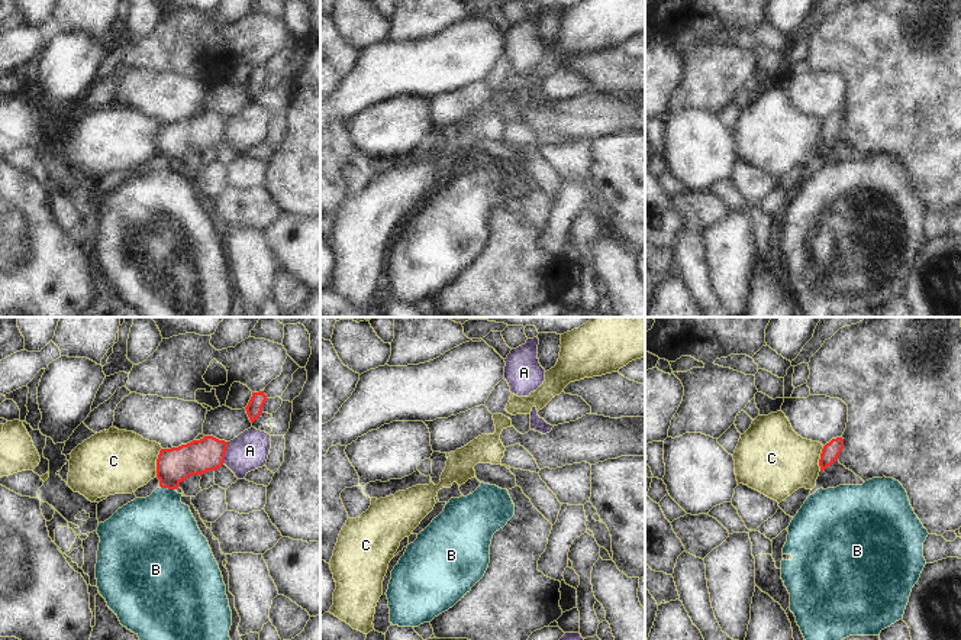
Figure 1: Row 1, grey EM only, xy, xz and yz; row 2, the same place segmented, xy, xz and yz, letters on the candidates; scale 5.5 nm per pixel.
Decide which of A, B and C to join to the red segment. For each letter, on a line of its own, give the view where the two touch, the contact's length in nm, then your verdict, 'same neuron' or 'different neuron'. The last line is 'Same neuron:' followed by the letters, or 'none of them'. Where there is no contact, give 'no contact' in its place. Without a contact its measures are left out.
A: meets red in xy; contact 130 nm long; different neuron
B: meets red in xy; contact 90 nm long; different neuron
C: meets red in xy; contact 160 nm long; different neuron
Same neuron: none of them

